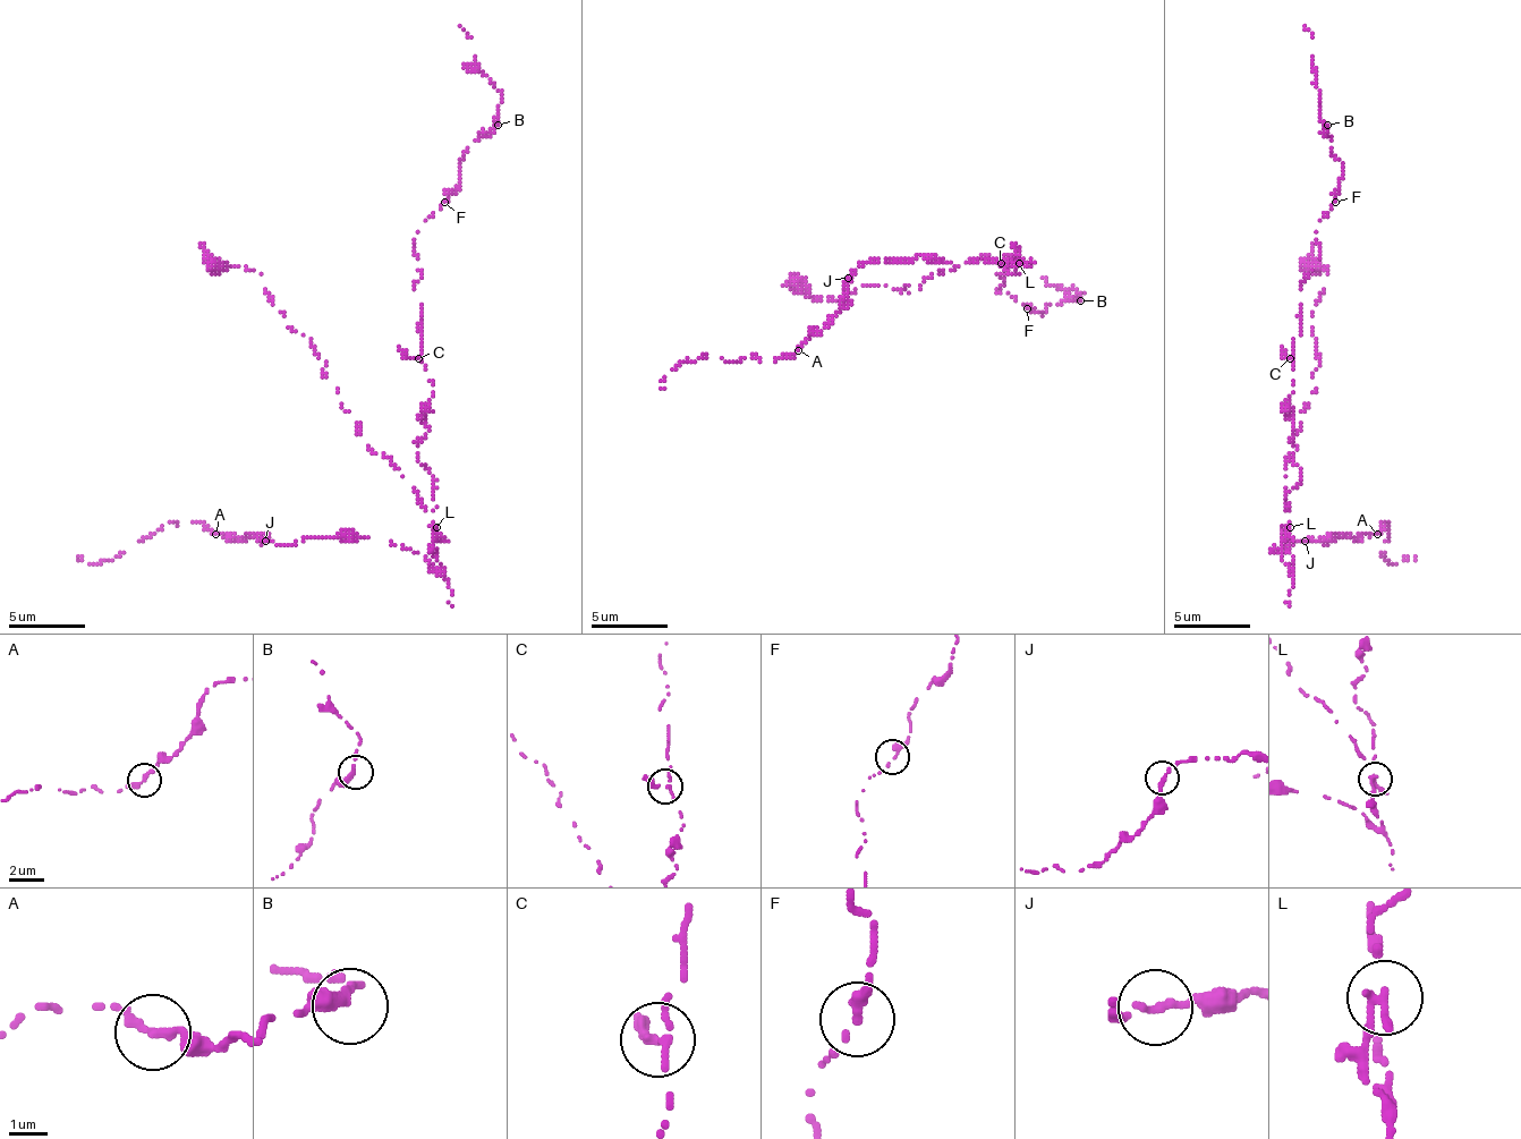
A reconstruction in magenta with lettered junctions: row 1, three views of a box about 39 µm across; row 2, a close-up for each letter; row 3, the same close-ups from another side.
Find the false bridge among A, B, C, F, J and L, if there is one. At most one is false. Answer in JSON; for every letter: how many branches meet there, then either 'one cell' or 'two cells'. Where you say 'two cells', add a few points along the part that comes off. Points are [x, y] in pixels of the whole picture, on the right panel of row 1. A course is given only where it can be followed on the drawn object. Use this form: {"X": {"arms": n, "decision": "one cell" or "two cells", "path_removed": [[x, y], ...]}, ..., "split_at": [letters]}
{"A": {"arms": 2, "decision": "one cell"}, "B": {"arms": 2, "decision": "one cell"}, "C": {"arms": 2, "decision": "one cell"}, "F": {"arms": 2, "decision": "one cell"}, "J": {"arms": 2, "decision": "one cell"}, "L": {"arms": 2, "decision": "two cells", "path_removed": [[1290, 526], [1285, 457], [1297, 450], [1301, 411], [1316, 389], [1313, 312], [1327, 274], [1313, 244]]}, "split_at": ["L"]}

